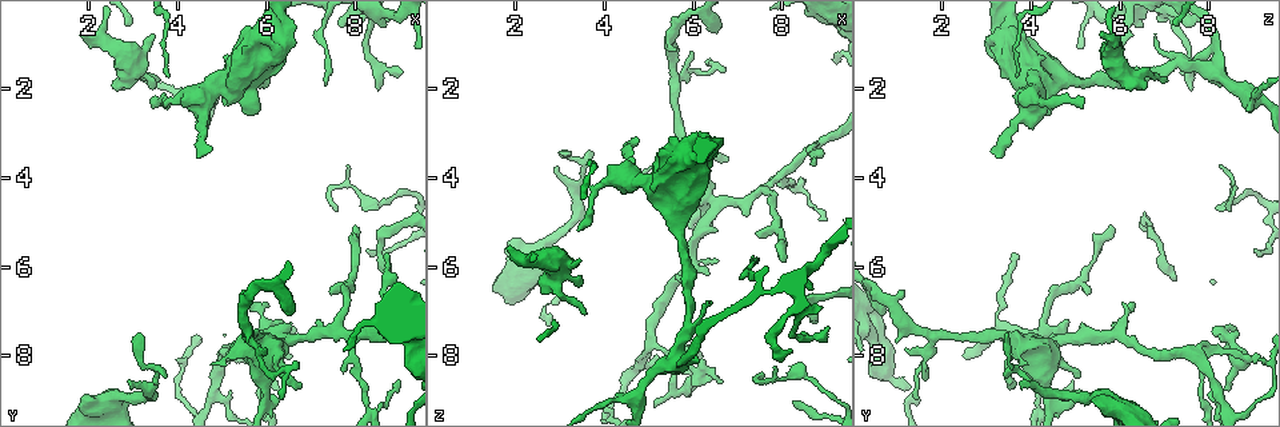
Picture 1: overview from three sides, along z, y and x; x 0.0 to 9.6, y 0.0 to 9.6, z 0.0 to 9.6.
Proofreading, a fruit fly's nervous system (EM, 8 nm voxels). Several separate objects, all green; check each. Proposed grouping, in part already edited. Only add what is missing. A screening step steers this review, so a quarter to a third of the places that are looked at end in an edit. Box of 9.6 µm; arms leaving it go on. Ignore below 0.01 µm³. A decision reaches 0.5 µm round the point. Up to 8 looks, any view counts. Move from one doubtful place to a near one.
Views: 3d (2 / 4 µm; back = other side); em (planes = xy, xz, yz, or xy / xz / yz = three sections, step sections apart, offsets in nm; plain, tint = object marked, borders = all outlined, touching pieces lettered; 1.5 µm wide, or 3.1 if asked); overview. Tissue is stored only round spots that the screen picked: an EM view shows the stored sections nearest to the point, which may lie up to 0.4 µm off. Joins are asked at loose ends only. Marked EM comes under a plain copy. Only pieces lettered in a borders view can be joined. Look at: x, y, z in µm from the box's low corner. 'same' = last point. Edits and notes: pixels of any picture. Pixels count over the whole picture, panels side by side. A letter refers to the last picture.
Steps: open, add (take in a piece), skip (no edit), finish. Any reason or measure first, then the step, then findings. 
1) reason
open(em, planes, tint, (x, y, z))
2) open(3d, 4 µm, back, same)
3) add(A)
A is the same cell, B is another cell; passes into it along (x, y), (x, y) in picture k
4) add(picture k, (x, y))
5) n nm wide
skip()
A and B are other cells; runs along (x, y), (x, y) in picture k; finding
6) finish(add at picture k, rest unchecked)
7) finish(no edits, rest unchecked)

thin end
open(em, 3.1 µm, xy, step 8, borders, (5.15, 7.90, 9.10))

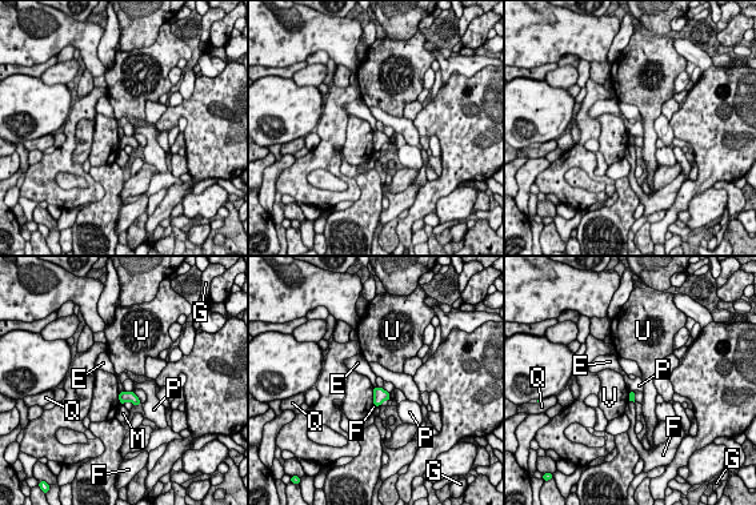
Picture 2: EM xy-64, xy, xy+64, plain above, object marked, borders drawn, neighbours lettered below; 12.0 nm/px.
open(em, 3.1 µm, planes, borders, same)

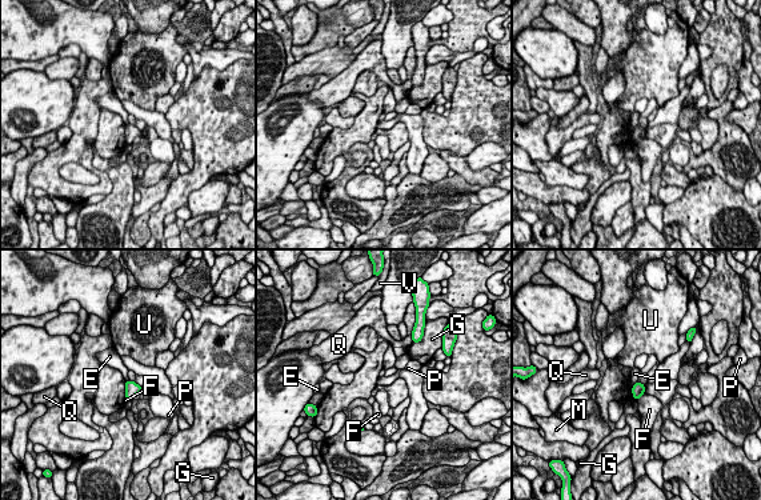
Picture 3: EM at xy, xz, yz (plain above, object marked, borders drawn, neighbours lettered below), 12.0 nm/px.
V touches over 220 nm
skip()
E, F, G, M, P, Q, U and V are other cells; border along (133, 382), (140, 387) in picture 3; no lettered piece goes on from it

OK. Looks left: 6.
branch stops here
open(em, xy, step 4, tint, (2.55, 1.90, 6.60))

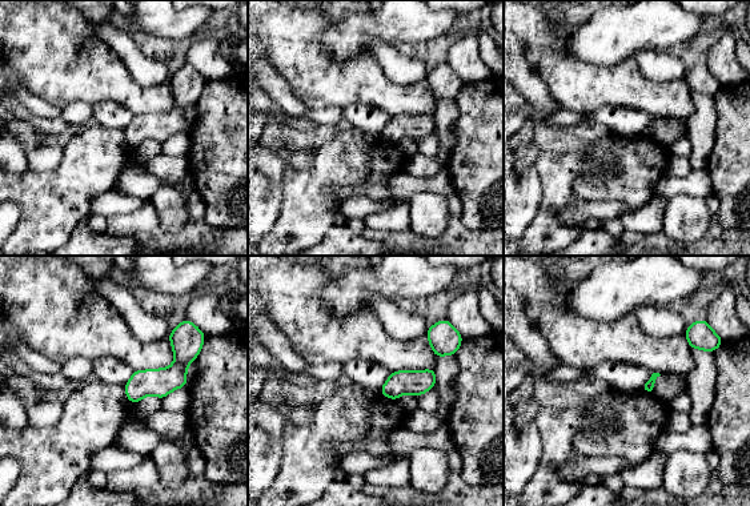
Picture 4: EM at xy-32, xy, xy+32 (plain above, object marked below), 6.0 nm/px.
cut it another way
open(em, planes, borders, same)

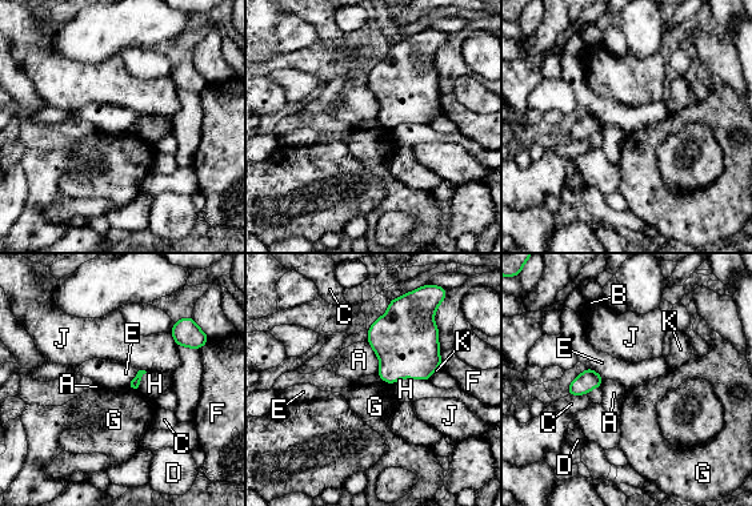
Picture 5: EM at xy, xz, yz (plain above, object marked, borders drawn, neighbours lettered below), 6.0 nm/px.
skip()
A, B, C, D, E, F, G, H, J and K are other cells; border along (586, 366), (596, 370), (604, 378) in picture 5; no lettered piece goes on from it

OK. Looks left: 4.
an open end
open(em, planes, borders, (1.90, 0.75, 5.60))

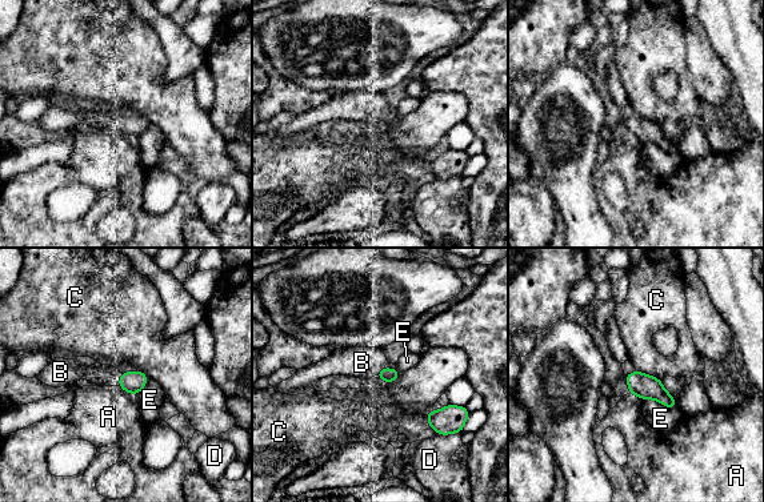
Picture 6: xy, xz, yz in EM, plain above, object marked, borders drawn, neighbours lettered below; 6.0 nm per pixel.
add(B)
B is the same cell, A, C, D and E are other cells; it goes on there

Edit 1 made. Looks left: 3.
finish(add at picture 6, rest unchecked)

